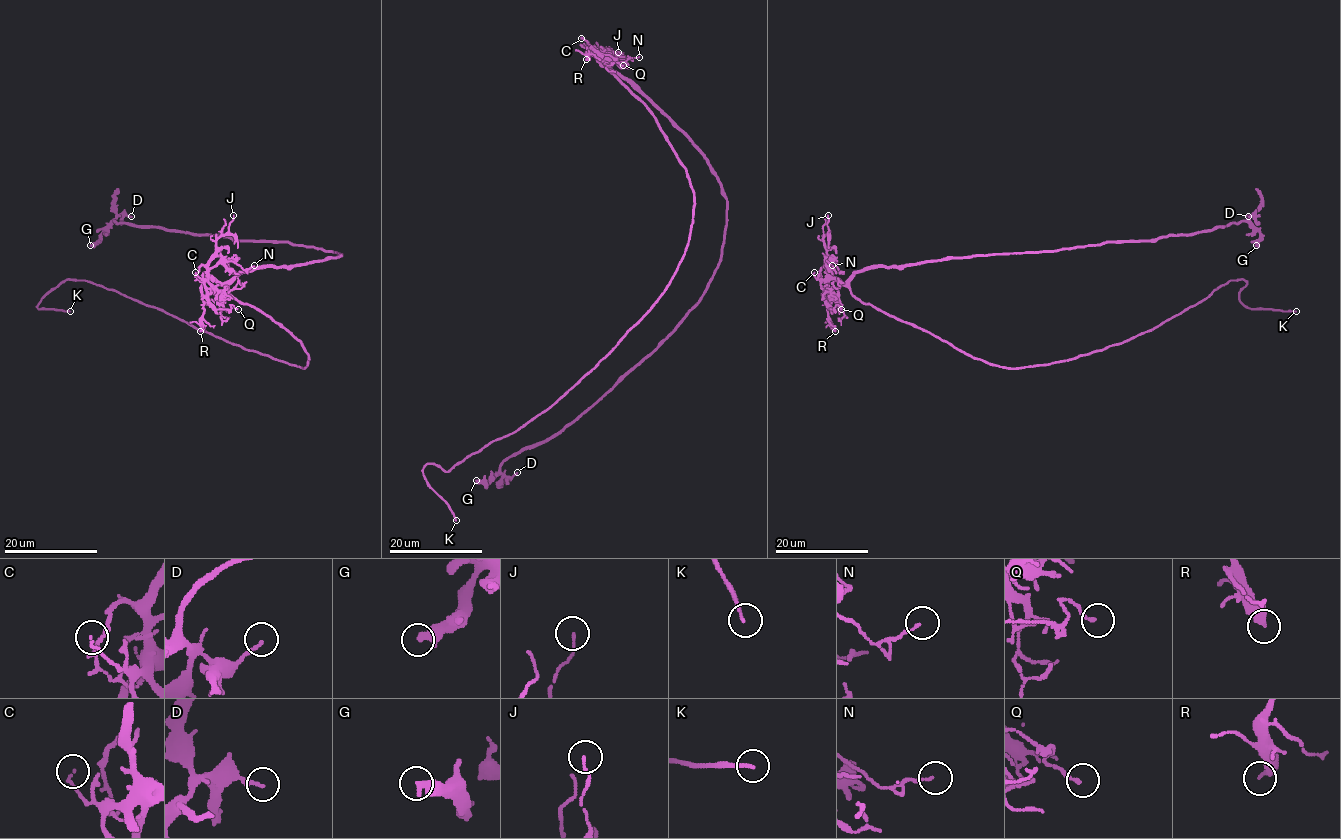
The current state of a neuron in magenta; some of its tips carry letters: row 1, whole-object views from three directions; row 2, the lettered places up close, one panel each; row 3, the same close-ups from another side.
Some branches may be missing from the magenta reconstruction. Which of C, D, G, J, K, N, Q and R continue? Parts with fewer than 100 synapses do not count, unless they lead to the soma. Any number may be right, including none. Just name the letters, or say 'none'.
K

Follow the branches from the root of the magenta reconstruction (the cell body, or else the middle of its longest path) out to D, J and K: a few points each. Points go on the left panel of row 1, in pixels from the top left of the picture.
D: (254, 307), (241, 304), (228, 290), (239, 275), (340, 254), (115, 221), (119, 215), (131, 216)
J: (254, 307), (241, 304), (208, 274), (207, 262), (215, 252), (215, 241), (228, 230), (233, 215)
K: (254, 307), (301, 343), (309, 357), (304, 368), (233, 345), (87, 281), (61, 282), (38, 305), (70, 311)

